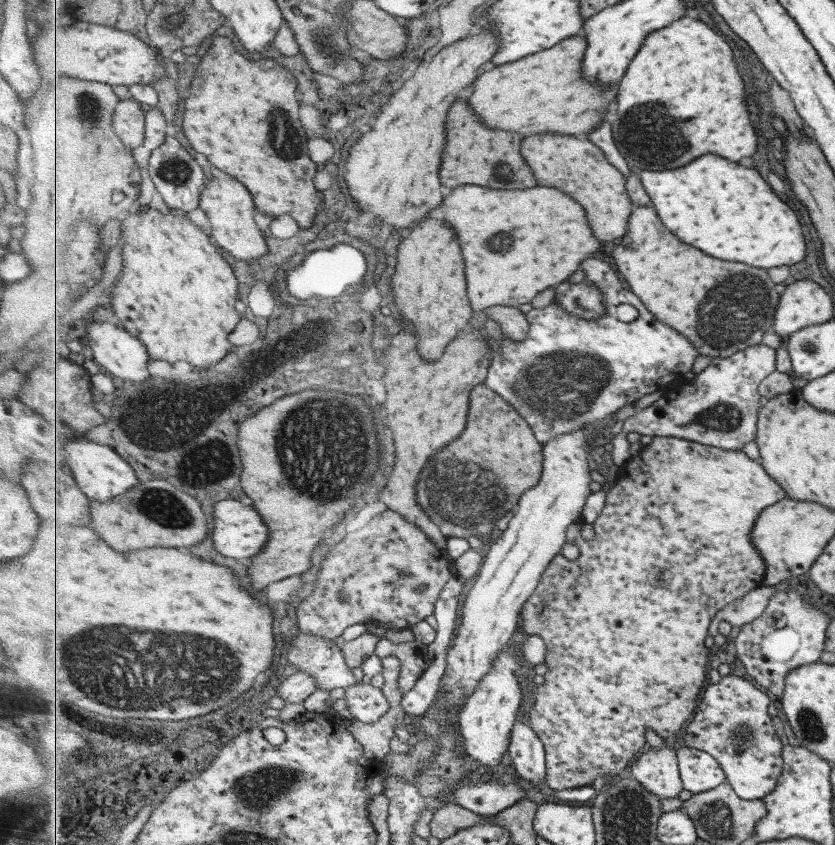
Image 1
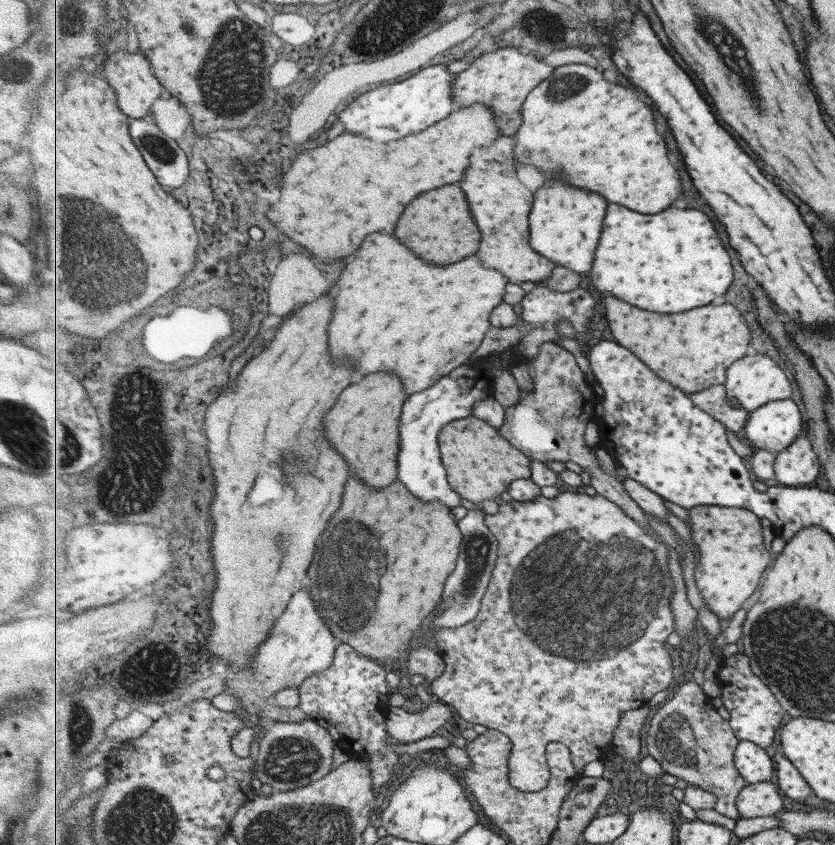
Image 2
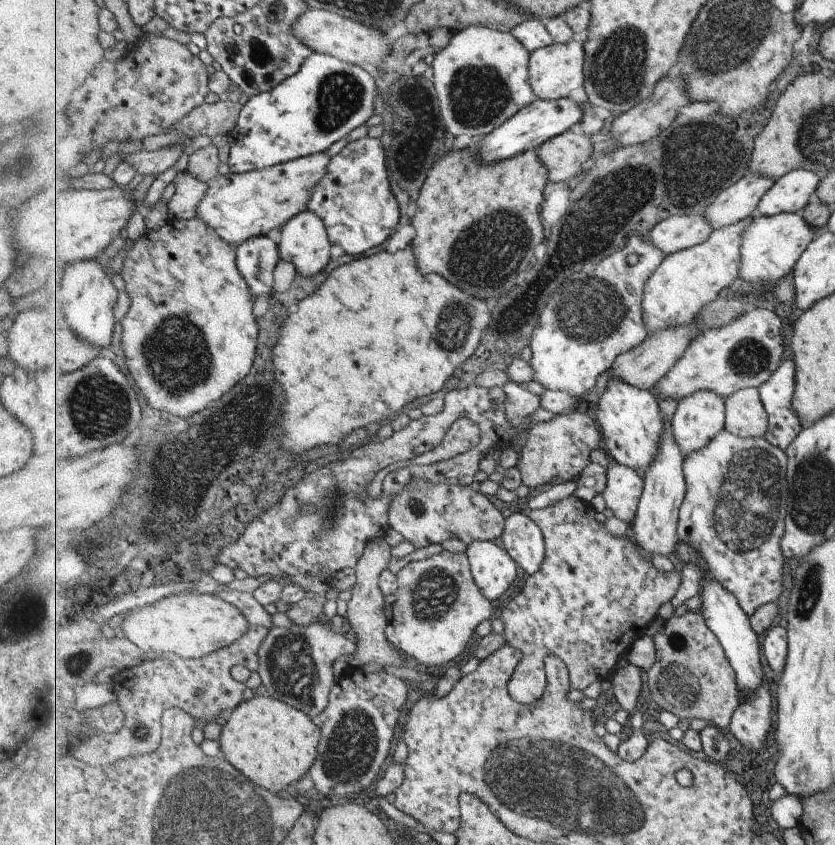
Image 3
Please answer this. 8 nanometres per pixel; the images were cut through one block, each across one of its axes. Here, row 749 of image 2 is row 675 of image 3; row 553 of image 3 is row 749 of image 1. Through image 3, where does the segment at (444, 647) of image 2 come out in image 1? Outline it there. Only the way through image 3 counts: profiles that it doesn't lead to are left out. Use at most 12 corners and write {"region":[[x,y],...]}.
{"region":[[654,437],[522,612],[547,785],[628,773],[787,491]]}

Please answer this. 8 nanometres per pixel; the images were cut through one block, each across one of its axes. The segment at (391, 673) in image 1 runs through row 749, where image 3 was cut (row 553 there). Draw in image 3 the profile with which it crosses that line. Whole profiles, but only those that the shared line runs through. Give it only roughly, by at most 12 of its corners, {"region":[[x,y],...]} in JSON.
{"region":[[376,538],[356,566],[347,625],[349,666],[405,665],[386,636],[381,574],[389,542]]}

